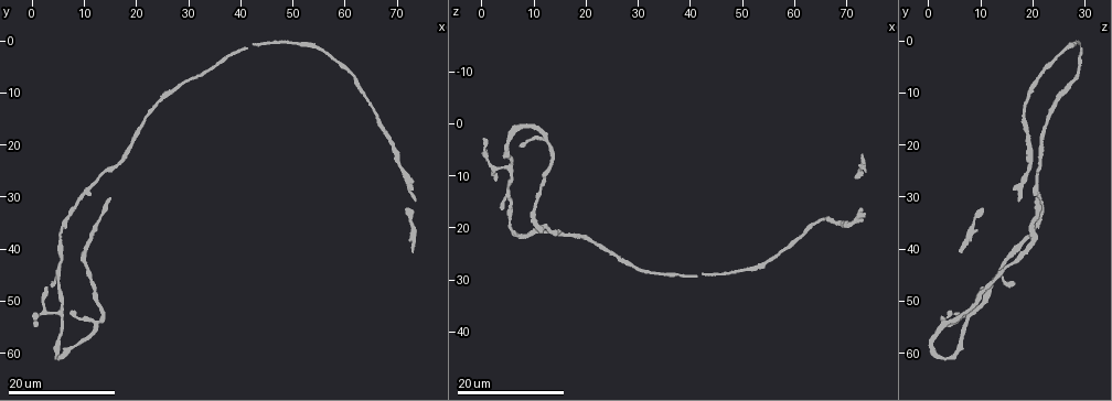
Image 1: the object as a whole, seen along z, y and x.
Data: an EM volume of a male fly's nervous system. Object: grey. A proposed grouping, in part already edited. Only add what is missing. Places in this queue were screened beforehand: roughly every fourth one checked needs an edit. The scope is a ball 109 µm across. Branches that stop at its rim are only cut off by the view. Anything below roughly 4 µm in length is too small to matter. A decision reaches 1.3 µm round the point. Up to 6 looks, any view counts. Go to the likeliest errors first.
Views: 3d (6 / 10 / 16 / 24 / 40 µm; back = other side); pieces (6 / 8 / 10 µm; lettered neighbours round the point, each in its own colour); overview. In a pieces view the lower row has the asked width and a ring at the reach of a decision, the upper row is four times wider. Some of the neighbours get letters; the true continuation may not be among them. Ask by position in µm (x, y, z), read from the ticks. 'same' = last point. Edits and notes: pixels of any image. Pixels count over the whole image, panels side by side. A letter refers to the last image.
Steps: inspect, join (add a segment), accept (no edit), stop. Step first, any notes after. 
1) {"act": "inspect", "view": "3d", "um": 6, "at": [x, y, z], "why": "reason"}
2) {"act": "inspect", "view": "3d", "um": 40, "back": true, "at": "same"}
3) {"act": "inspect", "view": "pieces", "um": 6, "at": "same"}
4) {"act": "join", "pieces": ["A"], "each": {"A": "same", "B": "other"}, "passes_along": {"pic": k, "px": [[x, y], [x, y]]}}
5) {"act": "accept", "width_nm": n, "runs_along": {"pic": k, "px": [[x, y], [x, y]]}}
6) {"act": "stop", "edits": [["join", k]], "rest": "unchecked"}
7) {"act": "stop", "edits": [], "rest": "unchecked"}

{"act": "inspect", "view": "3d", "um": 16, "at": [7.5, 52.0, 4.5], "why": "thick end"}

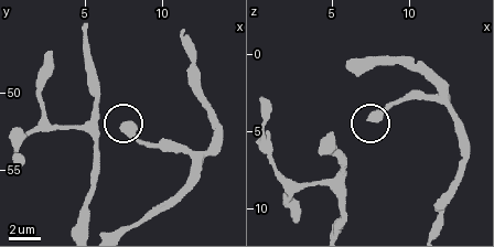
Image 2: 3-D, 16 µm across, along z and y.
{"act": "inspect", "view": "pieces", "um": 10, "at": [7.6, 52.4, 4.0], "why": "see the neighbours"}

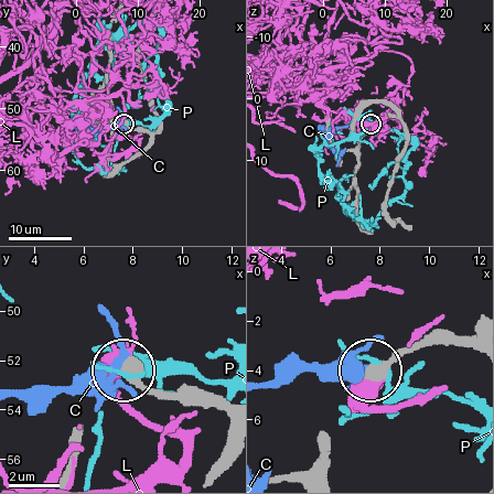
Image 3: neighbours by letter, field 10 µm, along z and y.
{"act": "accept", "width_nm": 460, "each": {"C": "other", "L": "other", "P": "other"}, "runs_along": {"pic": 3, "px": [[219, 454], [228, 429], [219, 410], [150, 393], [127, 374]]}, "found": "no lettered segment goes on from it"}

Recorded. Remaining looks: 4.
{"act": "inspect", "view": "3d", "um": 24, "at": [14.5, 30.5, 20.5]}

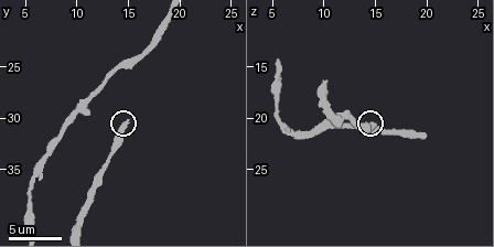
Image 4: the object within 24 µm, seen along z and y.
{"act": "inspect", "view": "pieces", "um": 8, "at": [14.8, 30.4, 20.4]}

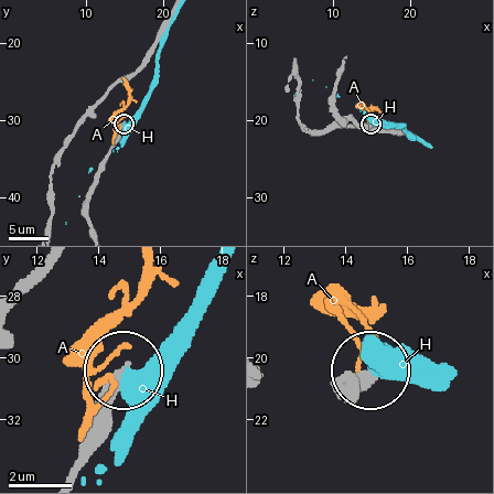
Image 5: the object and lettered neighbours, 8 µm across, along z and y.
{"act": "accept", "each": {"A": "other", "H": "other"}, "found": "none of them fits"}

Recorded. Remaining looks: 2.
{"act": "inspect", "view": "3d", "um": 16, "at": [0.5, 54.5, 3.5]}

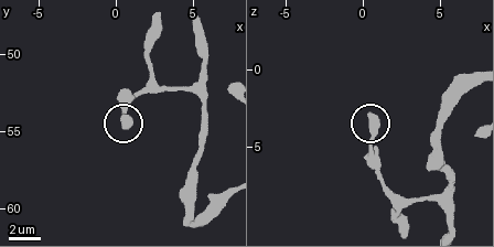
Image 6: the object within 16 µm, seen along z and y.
{"act": "inspect", "view": "pieces", "um": 8, "at": [0.6, 54.2, 2.8], "why": "see the neighbours"}

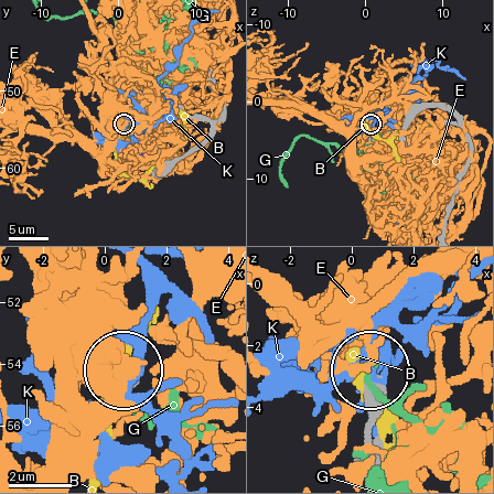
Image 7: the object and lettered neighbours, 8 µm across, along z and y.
{"act": "accept", "each": {"B": "other", "E": "other", "G": "other", "K": "other"}, "found": "none of them fits"}

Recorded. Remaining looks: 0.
{"act": "stop", "edits": [], "rest": "unchecked"}

